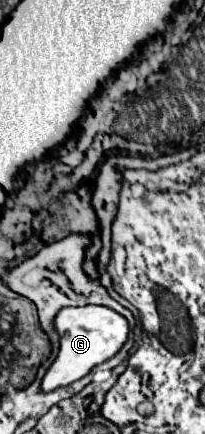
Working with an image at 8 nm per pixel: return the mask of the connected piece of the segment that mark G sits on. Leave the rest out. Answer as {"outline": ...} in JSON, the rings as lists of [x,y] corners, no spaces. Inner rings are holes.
{"outline":[[[84,305],[84,307],[64,307],[56,317],[54,317],[54,327],[60,337],[60,351],[54,363],[48,367],[46,375],[42,377],[40,389],[44,393],[54,391],[58,387],[66,387],[80,377],[88,375],[92,367],[108,361],[114,357],[124,341],[128,339],[128,323],[122,315],[108,307],[98,307],[98,305]]]}

